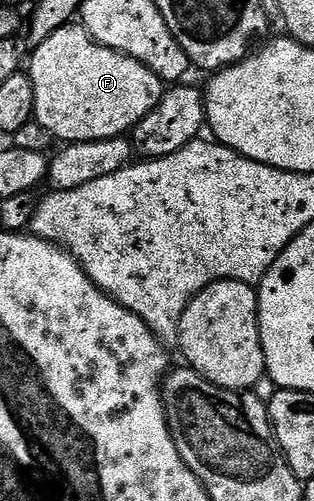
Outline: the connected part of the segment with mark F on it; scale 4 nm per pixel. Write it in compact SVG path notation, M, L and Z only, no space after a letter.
M80 24L58 28L46 40L42 40L32 54L32 83L34 84L34 120L61 143L93 142L107 138L119 138L131 132L162 100L166 83L150 72L146 64L134 60L117 50L111 50L95 42Z

